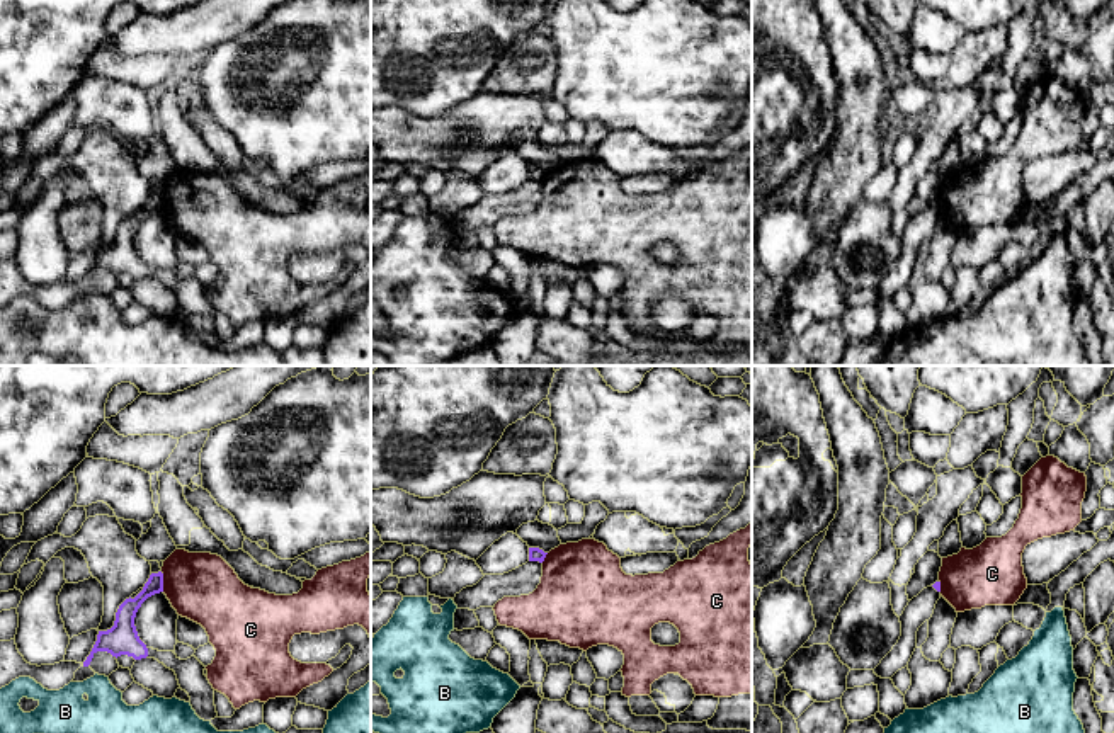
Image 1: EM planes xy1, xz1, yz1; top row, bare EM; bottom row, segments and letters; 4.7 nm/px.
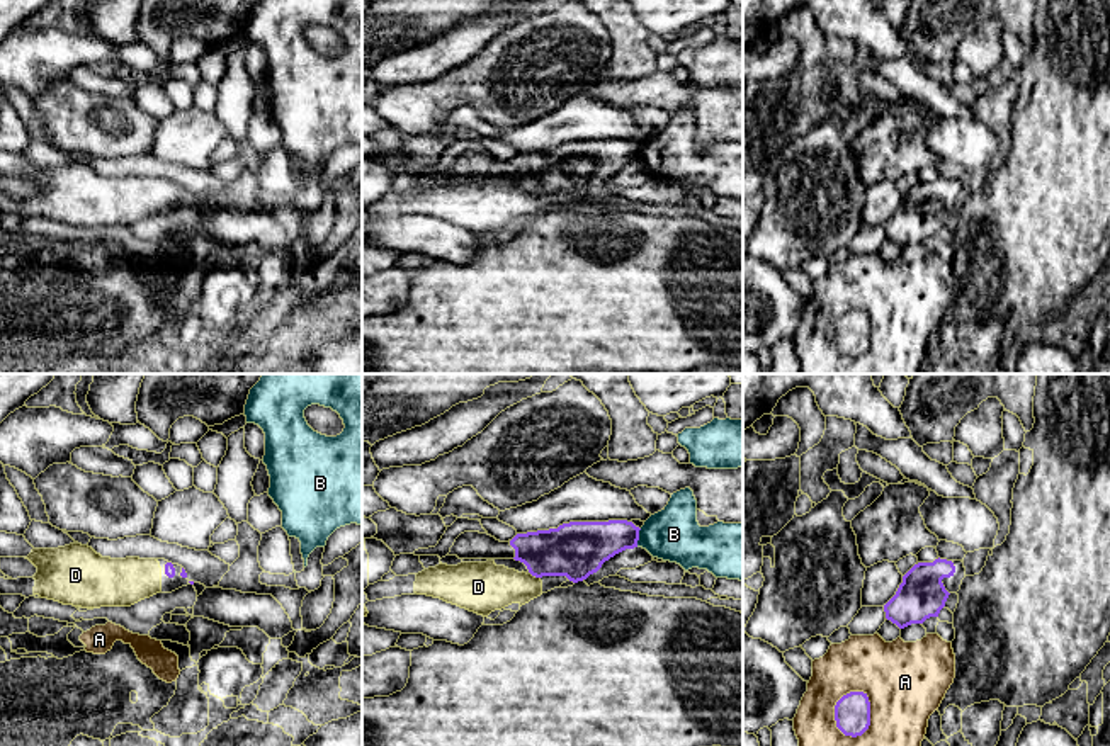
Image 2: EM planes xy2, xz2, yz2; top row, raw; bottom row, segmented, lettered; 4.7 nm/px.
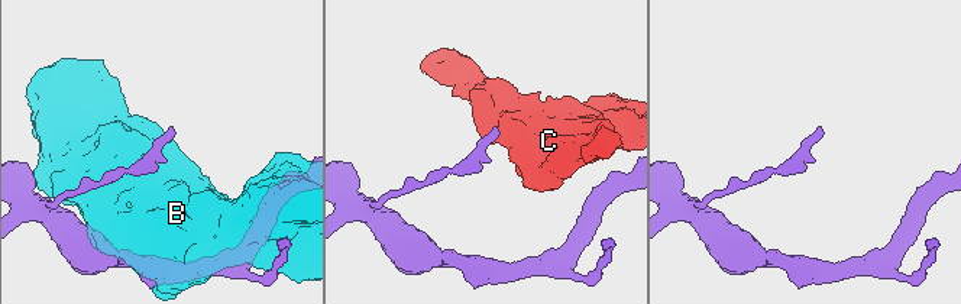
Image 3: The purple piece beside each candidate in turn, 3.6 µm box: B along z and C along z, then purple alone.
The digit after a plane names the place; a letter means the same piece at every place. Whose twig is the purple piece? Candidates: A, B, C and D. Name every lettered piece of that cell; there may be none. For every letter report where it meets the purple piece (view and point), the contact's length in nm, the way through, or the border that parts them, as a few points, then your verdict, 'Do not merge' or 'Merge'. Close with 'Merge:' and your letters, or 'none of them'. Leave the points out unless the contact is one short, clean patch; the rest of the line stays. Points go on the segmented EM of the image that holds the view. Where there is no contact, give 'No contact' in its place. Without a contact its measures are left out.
A: Touches purple at yz2 (869, 716). Shared border 240 nm. Do not merge
B: Touches purple at xz2 (638, 537). Shared border 90 nm. Do not merge
C: Touches purple at xy1 (162, 582). Shared border 100 nm. Boundary: xy1 (160, 572), (164, 590). Do not merge
D: Touches purple at xz2 (536, 576). Shared border 50 nm. Merge
Merge: D

